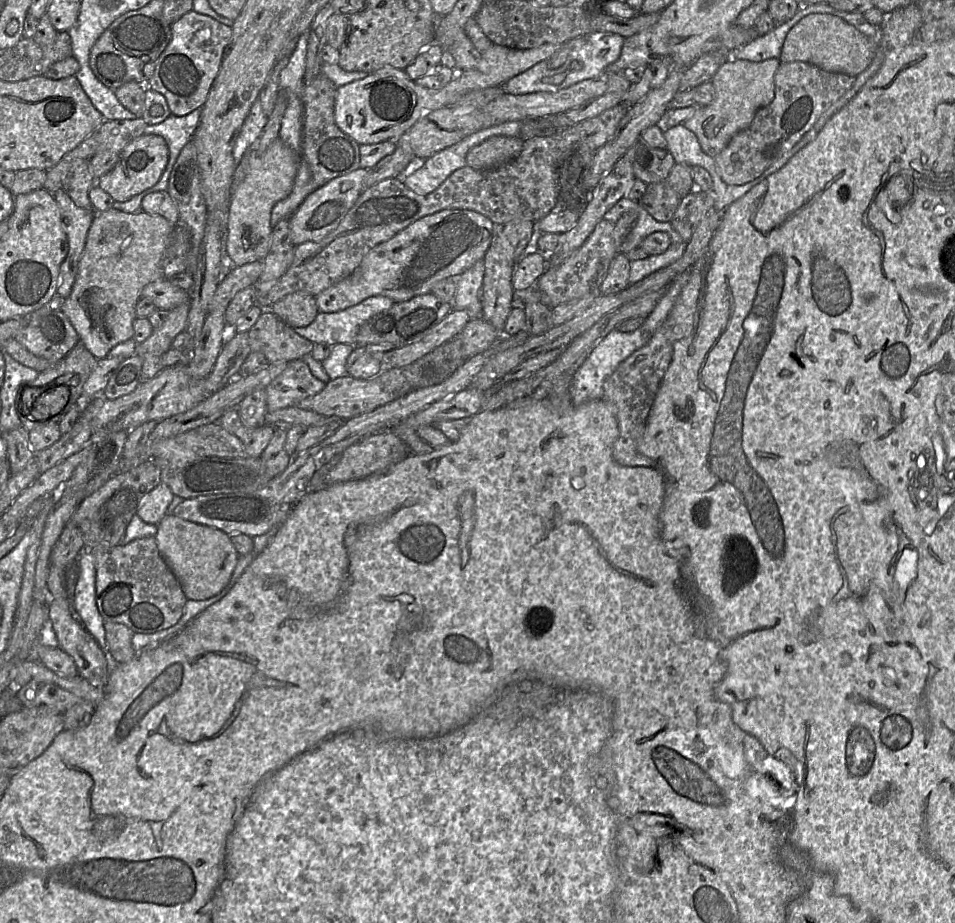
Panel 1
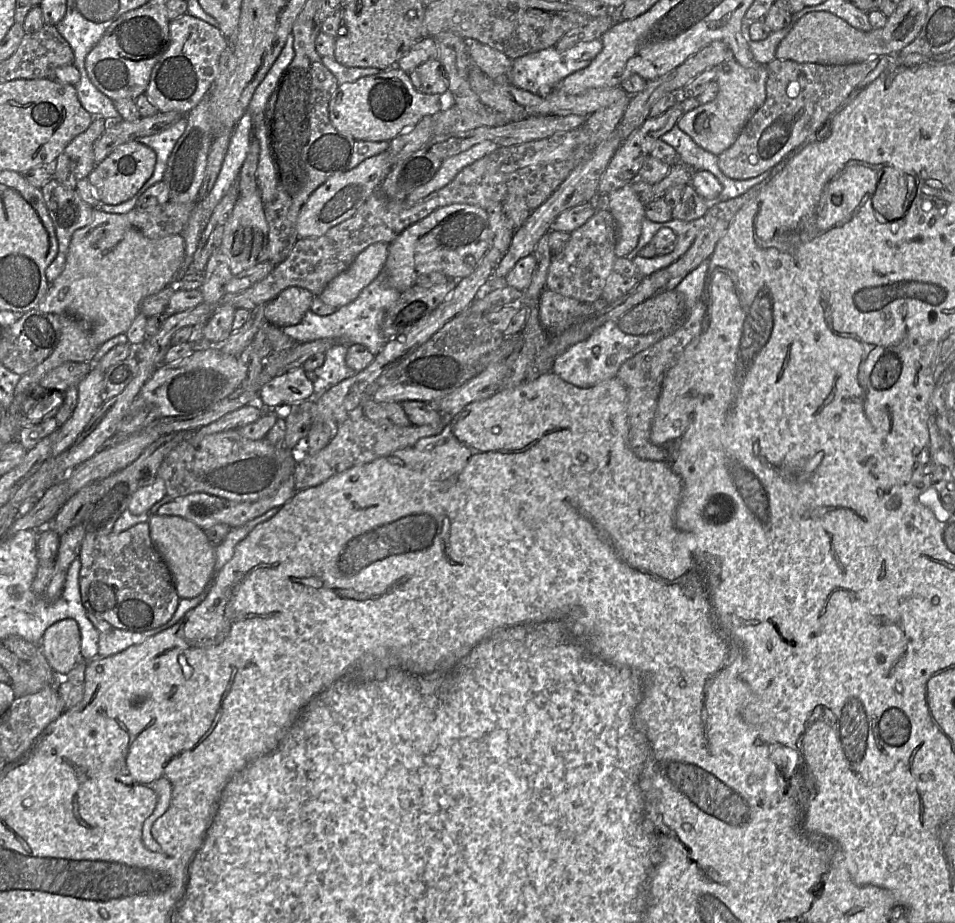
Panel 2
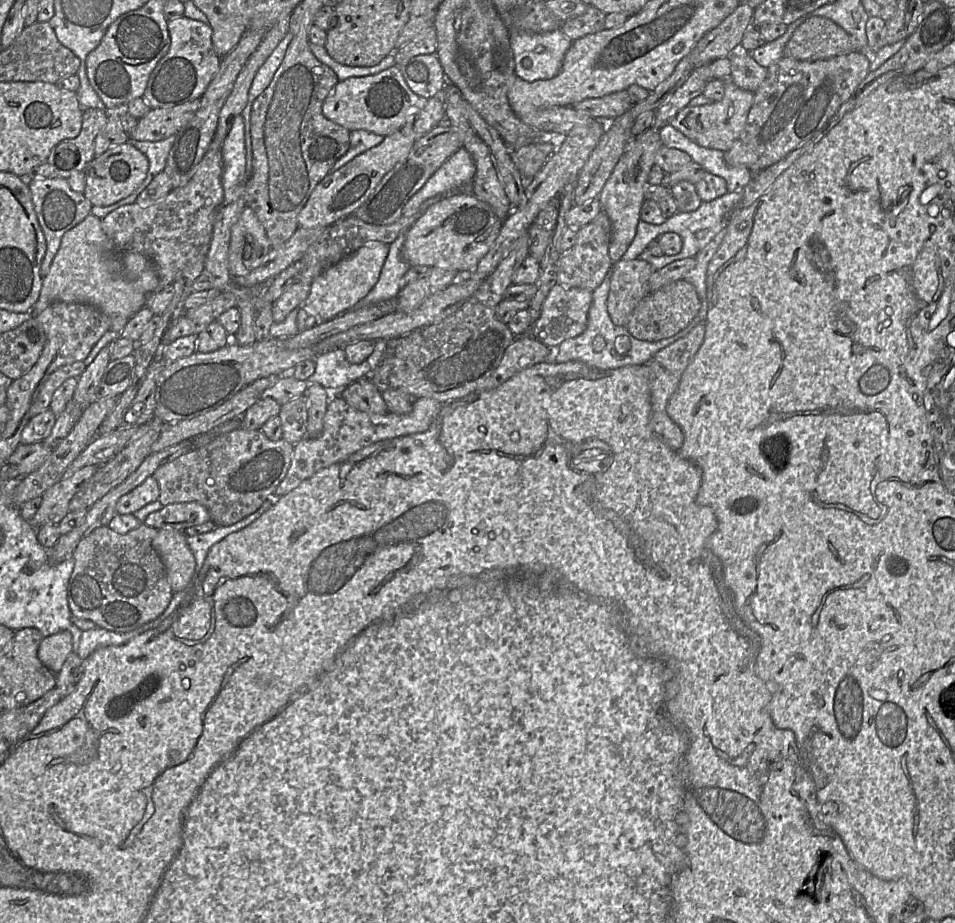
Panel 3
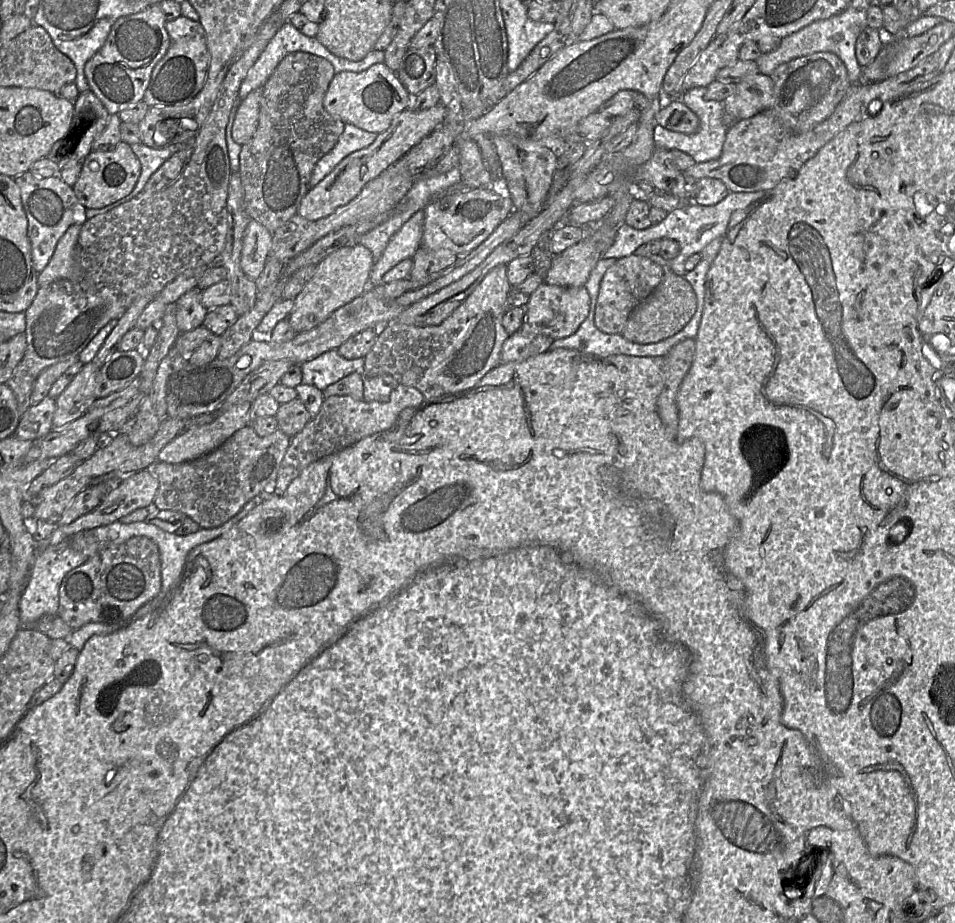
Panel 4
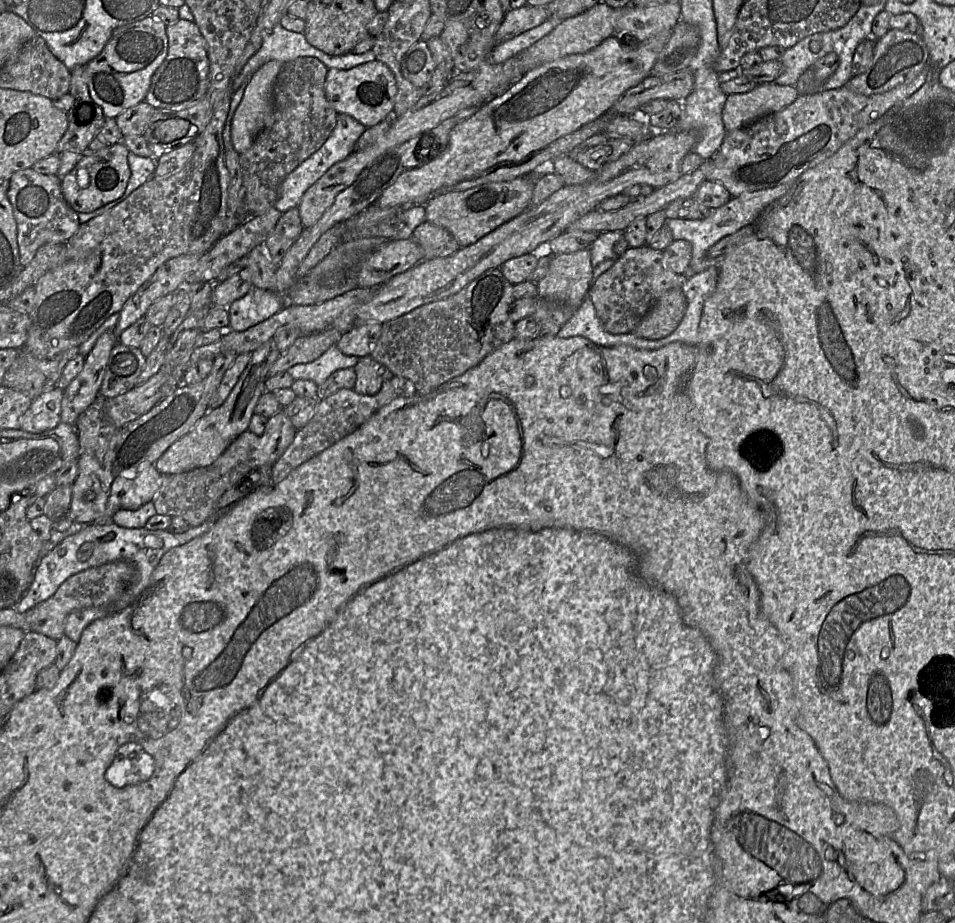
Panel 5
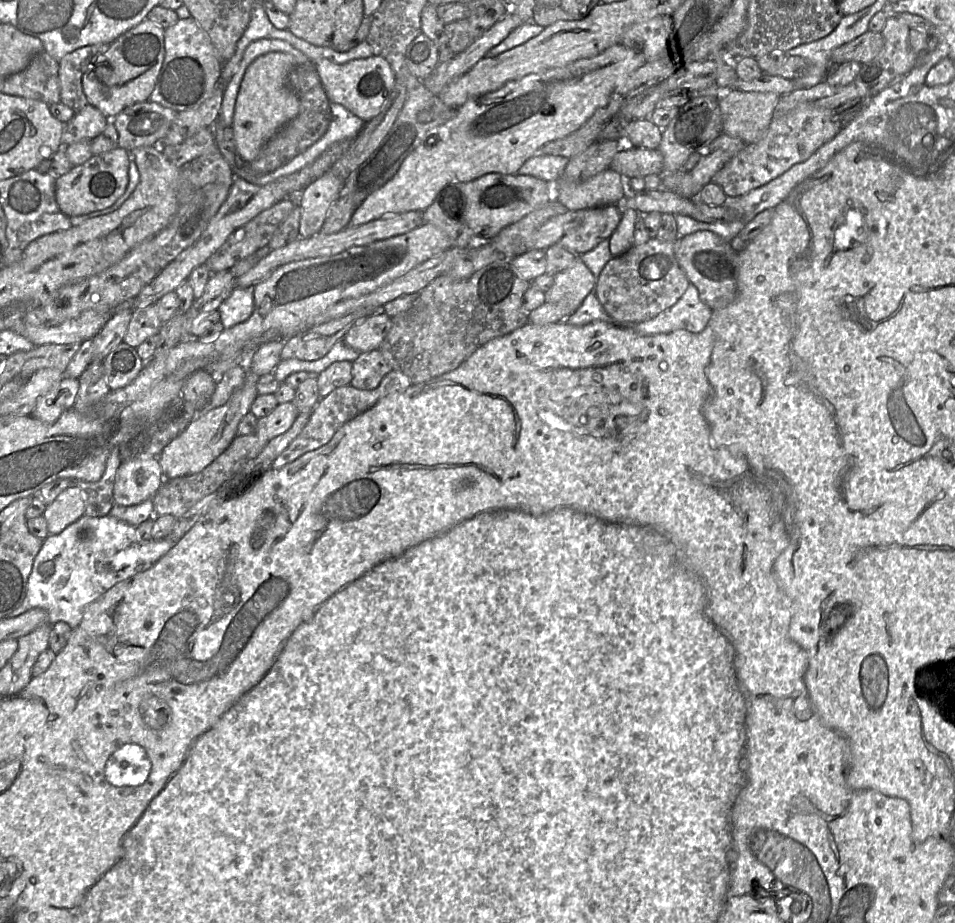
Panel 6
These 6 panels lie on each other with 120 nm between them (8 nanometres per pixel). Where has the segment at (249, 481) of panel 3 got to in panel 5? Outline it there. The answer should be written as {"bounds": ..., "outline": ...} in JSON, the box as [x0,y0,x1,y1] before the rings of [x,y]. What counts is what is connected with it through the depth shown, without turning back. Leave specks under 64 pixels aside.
{"bounds":[152,409,296,527],"outline":[[[281,409],[275,415],[268,418],[265,430],[261,436],[257,436],[249,430],[244,431],[230,443],[226,450],[212,464],[179,474],[161,474],[159,490],[152,500],[156,513],[170,517],[181,517],[190,527],[199,526],[207,520],[218,518],[219,516],[216,517],[217,503],[223,494],[238,484],[252,470],[263,465],[273,465],[292,443],[296,431],[291,420]]]}

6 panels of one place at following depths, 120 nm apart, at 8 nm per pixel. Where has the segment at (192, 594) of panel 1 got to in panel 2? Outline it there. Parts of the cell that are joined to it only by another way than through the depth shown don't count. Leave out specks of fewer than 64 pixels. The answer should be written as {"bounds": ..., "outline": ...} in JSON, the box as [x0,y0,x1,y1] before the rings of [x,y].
{"bounds":[149,513,215,599],"outline":[[[156,513],[149,516],[149,526],[152,543],[165,561],[180,599],[190,599],[201,594],[208,588],[215,573],[215,545],[209,541],[204,529],[187,519],[172,515],[160,516]]]}

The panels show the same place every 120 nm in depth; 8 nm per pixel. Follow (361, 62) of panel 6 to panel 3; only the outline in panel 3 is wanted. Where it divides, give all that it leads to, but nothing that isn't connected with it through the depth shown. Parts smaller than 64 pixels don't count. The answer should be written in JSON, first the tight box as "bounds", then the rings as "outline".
{"bounds":[322,65,427,136],"outline":[[[394,65],[377,74],[339,80],[324,100],[322,112],[326,118],[349,131],[366,130],[387,136],[401,130],[407,117],[420,111],[427,100],[409,88],[399,68]]]}

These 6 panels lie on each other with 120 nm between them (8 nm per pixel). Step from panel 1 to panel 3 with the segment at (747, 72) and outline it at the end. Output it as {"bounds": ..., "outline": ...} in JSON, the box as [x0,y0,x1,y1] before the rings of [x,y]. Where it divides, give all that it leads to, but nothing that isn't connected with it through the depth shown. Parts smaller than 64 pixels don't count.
{"bounds":[669,79,755,152],"outline":[[[729,79],[724,84],[724,96],[720,101],[702,106],[686,106],[670,120],[669,125],[702,147],[723,152],[729,150],[745,127],[749,110],[754,102],[755,93],[737,87]]]}

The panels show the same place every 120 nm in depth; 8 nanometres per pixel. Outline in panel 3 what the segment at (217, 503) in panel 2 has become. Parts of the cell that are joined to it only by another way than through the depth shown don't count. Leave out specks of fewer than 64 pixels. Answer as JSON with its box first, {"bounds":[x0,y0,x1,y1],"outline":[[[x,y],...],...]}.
{"bounds":[145,502,210,531],"outline":[[[197,502],[174,503],[148,515],[145,525],[160,529],[184,531],[210,520],[208,509]]]}

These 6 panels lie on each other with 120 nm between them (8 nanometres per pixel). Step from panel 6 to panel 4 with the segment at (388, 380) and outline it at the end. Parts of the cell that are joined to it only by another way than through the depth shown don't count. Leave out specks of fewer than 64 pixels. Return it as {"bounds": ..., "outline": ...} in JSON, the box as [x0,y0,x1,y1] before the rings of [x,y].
{"bounds":[258,384,425,500],"outline":[[[398,384],[386,402],[368,402],[350,396],[324,399],[319,413],[291,438],[274,484],[258,496],[263,496],[265,500],[282,495],[289,484],[311,463],[348,448],[365,437],[391,429],[404,409],[418,407],[425,402],[419,390],[403,384]]]}

